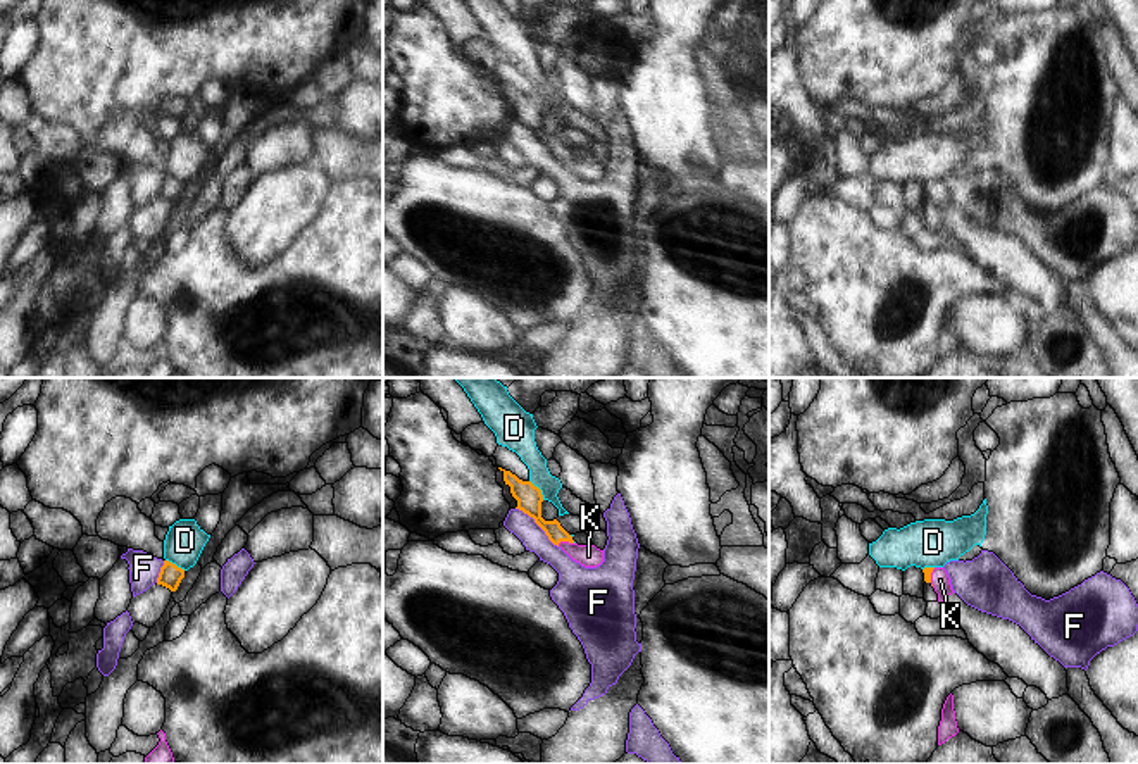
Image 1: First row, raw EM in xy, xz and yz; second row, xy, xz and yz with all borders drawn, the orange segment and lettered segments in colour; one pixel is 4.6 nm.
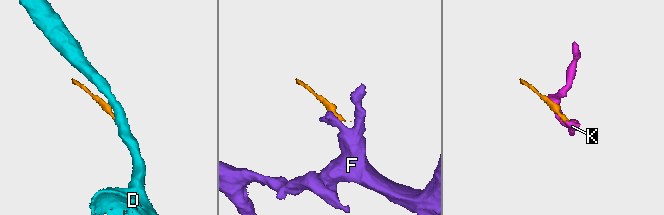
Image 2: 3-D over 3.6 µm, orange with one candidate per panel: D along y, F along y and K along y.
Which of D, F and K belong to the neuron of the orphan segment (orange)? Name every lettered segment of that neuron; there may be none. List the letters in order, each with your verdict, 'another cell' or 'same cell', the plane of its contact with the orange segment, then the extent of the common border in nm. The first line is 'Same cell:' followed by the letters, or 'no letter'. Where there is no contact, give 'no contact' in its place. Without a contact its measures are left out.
Same cell: K
D: another cell; contact in xz; length 120 nm
F: another cell; contact in xz; length 280 nm
K: same cell; contact in xz; length 80 nm

